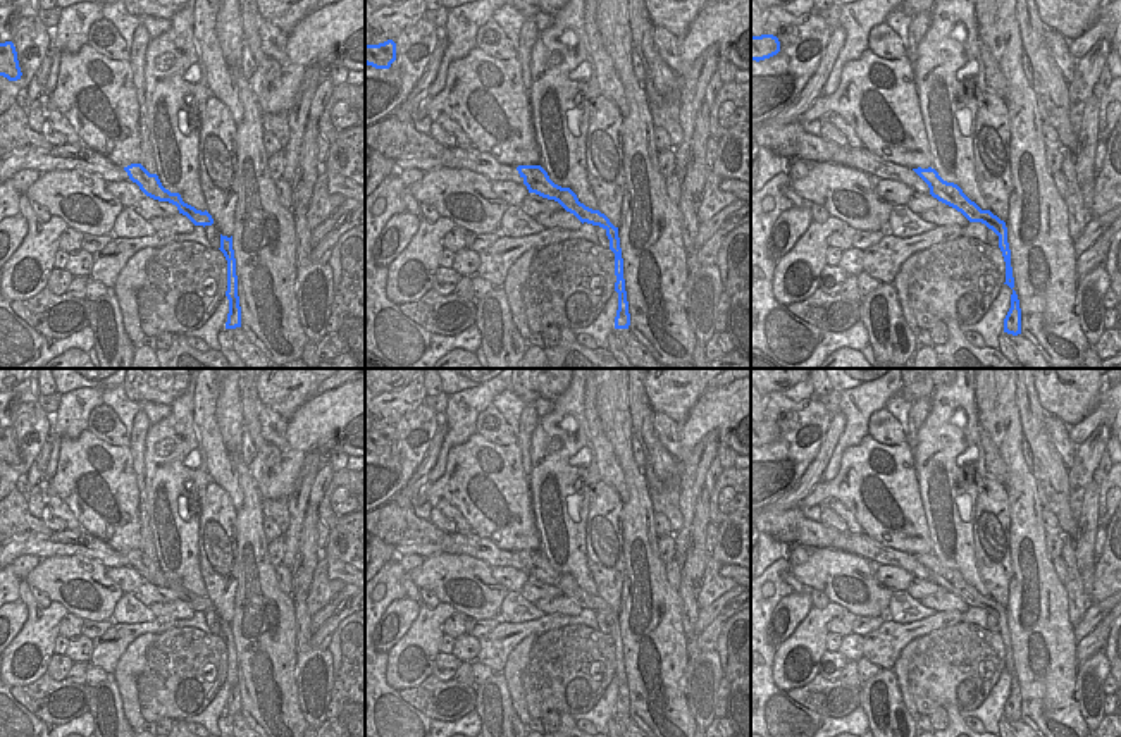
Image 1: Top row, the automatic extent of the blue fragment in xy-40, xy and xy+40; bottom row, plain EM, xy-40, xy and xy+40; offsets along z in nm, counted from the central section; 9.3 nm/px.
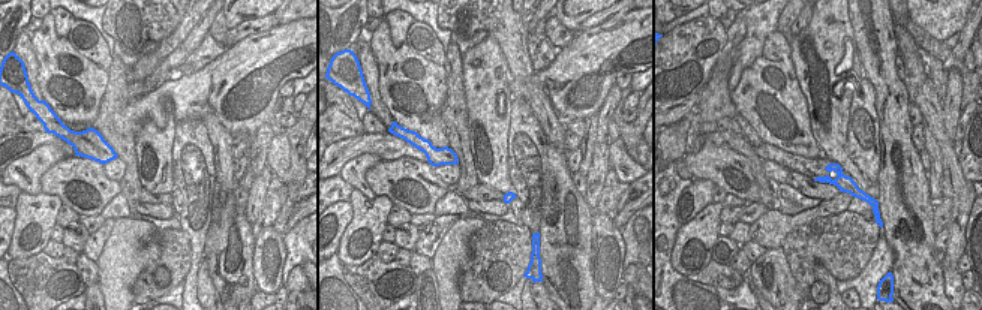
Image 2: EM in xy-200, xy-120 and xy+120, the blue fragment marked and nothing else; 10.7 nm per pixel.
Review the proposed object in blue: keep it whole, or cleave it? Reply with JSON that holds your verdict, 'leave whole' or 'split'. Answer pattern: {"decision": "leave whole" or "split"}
{"decision": "leave whole"}

